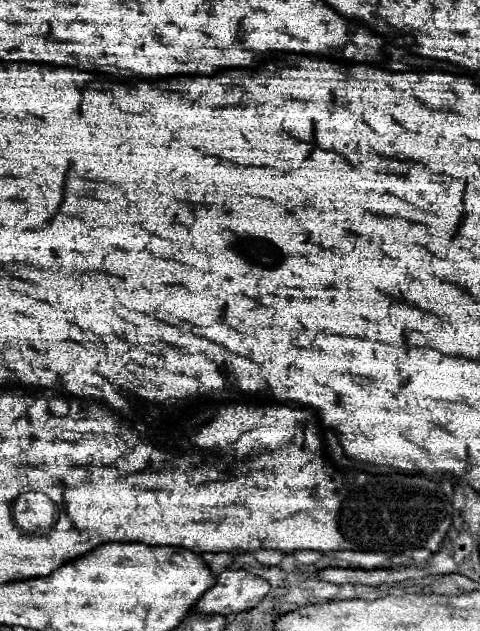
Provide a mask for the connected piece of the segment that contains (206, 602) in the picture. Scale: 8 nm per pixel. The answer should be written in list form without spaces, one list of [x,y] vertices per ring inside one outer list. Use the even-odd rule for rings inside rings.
[[[222,571],[192,611],[200,615],[236,615],[256,607],[268,589],[270,585],[264,579],[248,571]]]

